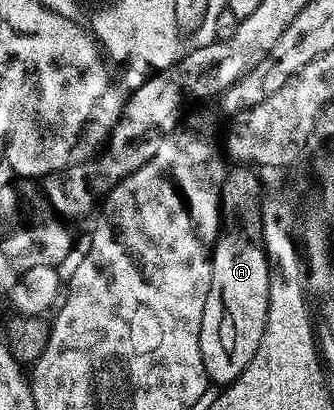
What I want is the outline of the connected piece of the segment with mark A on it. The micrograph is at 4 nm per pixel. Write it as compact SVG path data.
M234 167L226 174L223 189L220 190L221 227L212 250L210 292L207 293L202 315L202 329L199 331L199 348L202 350L203 367L209 380L225 387L237 379L257 352L258 343L265 331L269 307L268 256L264 249L261 205L262 187L253 168Z

